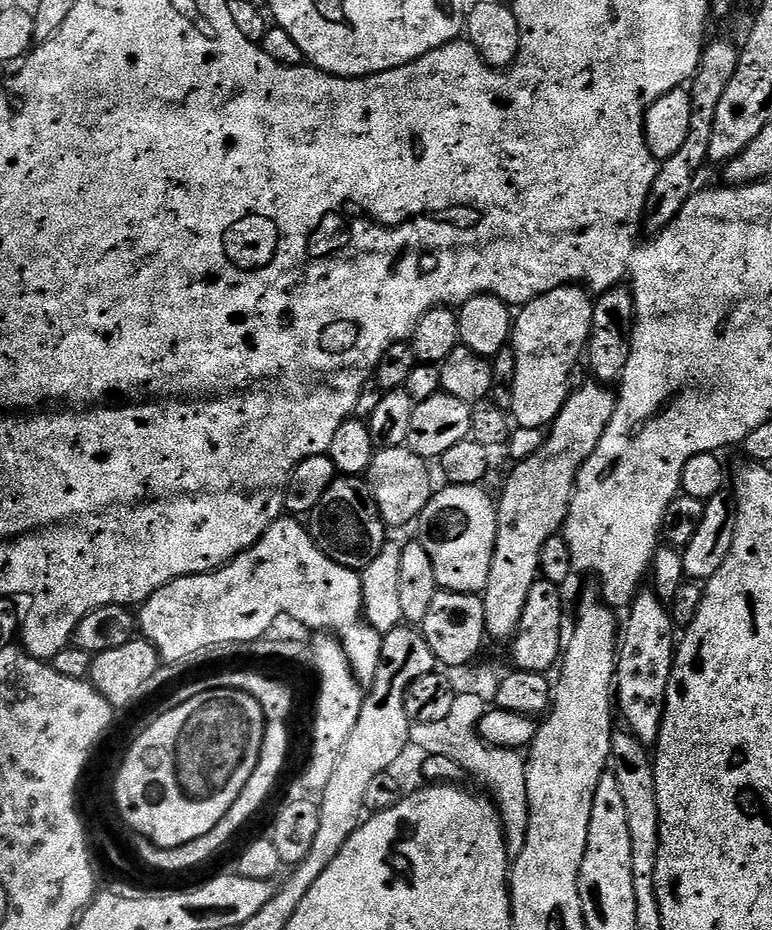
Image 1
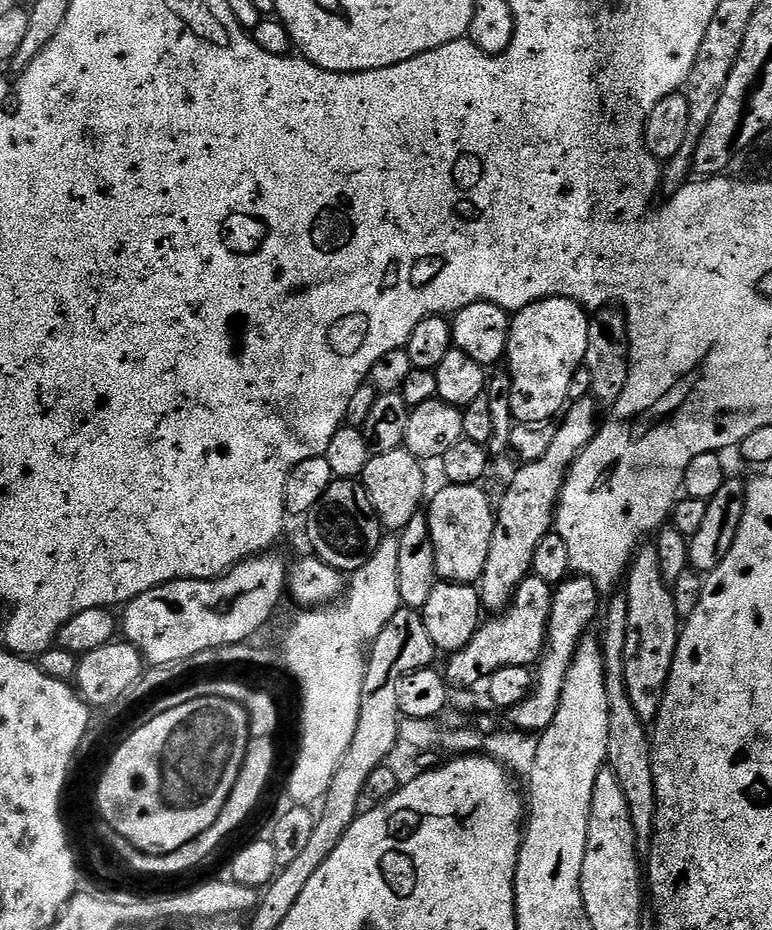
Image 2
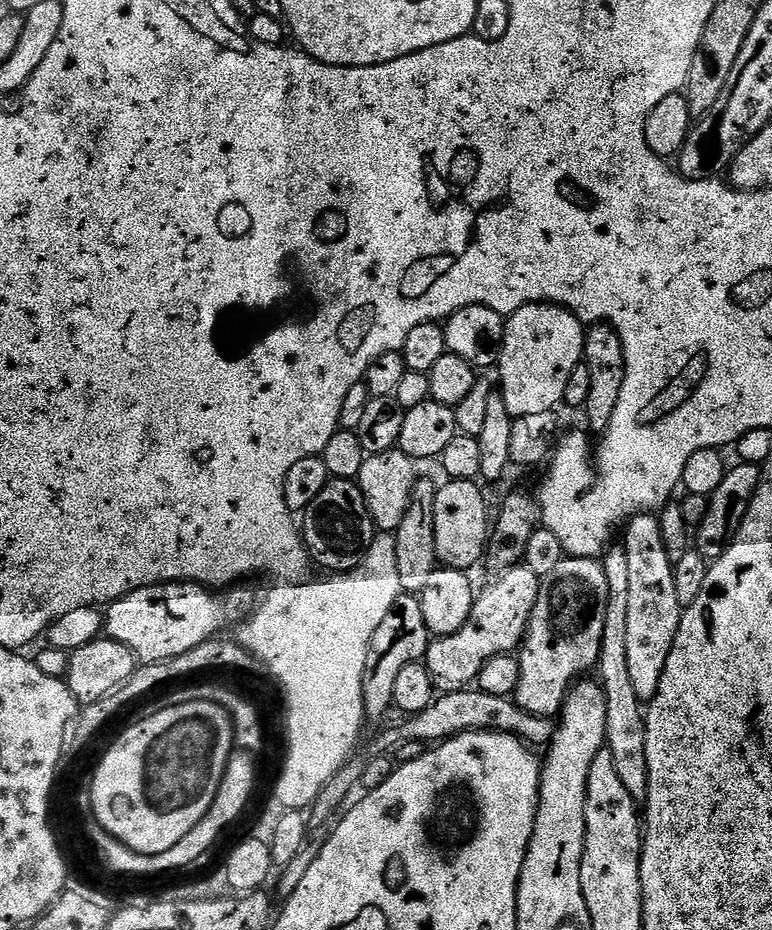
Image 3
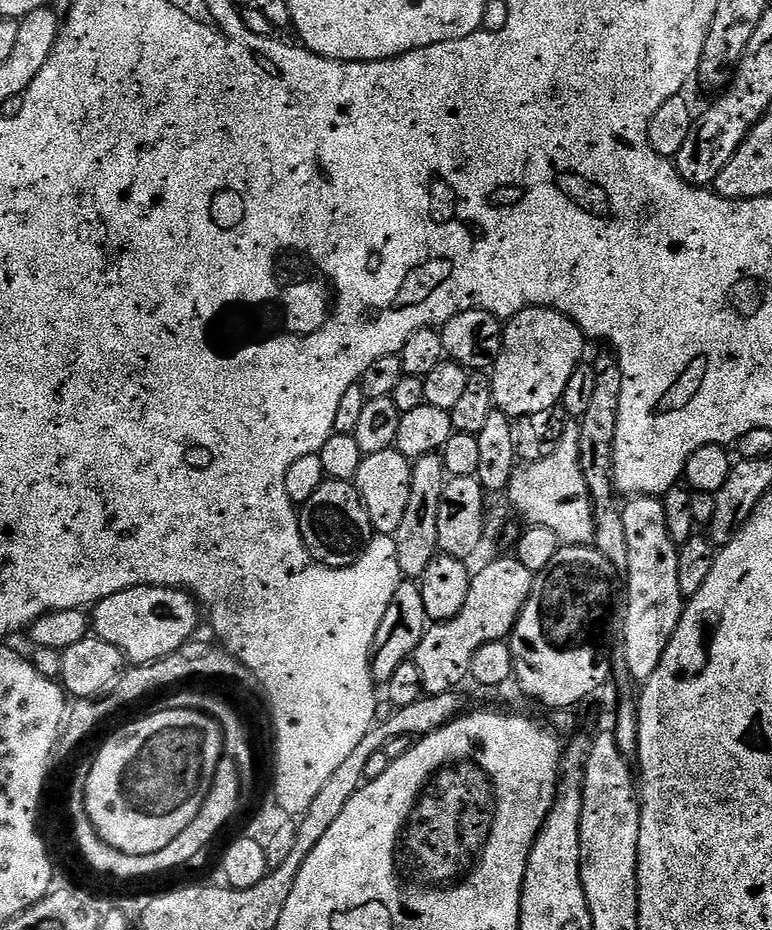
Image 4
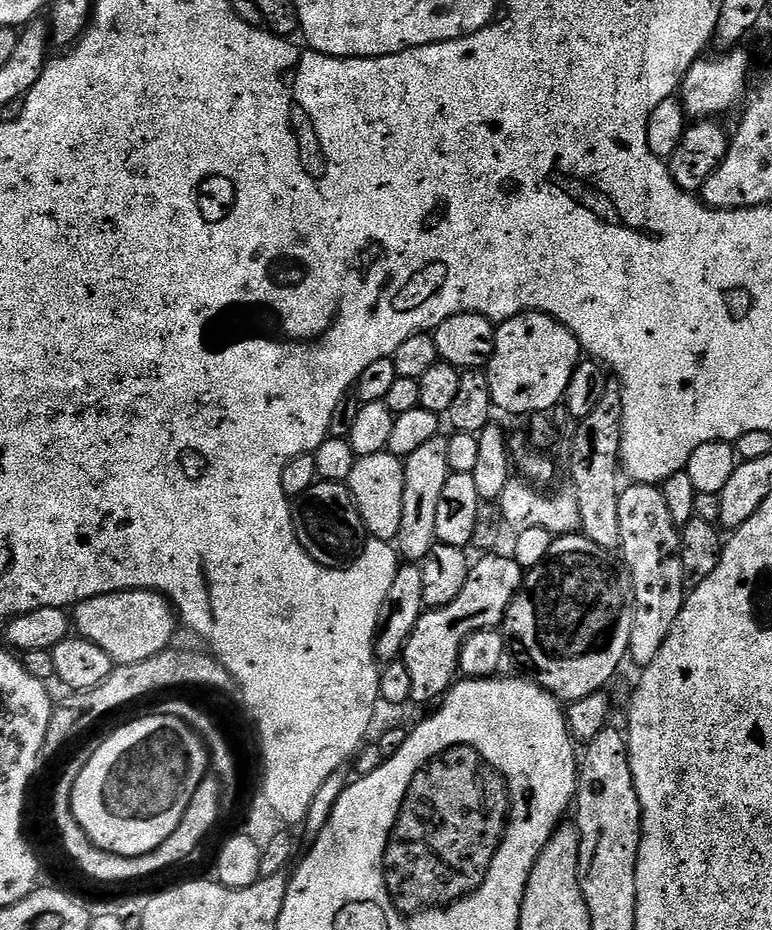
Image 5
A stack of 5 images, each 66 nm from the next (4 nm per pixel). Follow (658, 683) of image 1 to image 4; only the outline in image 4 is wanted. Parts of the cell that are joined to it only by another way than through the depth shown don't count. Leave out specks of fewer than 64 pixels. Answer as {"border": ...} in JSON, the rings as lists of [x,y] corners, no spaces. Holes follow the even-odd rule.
{"border":[[[634,496],[623,505],[620,517],[626,526],[626,554],[628,555],[628,608],[622,612],[624,648],[622,655],[632,671],[633,681],[651,679],[662,662],[666,648],[684,613],[686,598],[678,586],[678,558],[680,550],[670,536],[666,524],[663,499],[654,496]]]}

